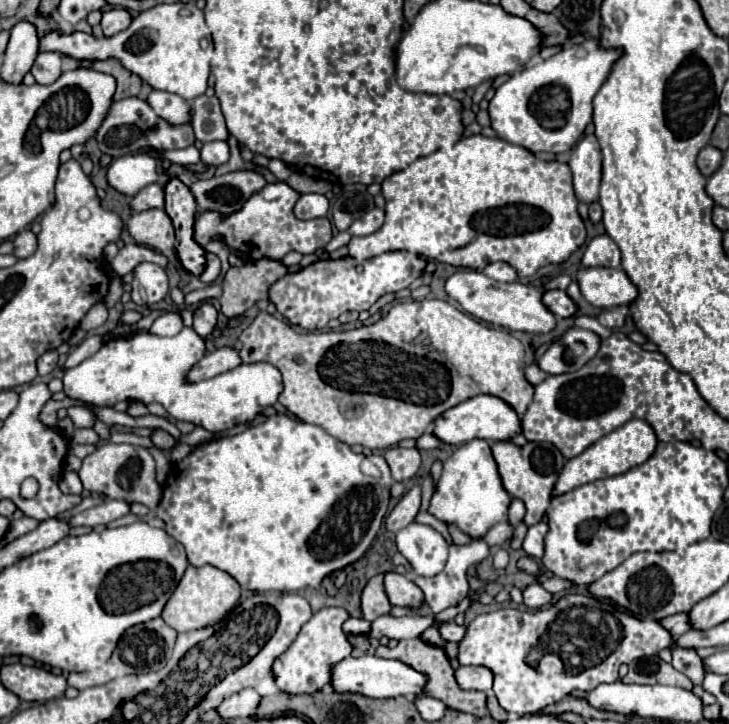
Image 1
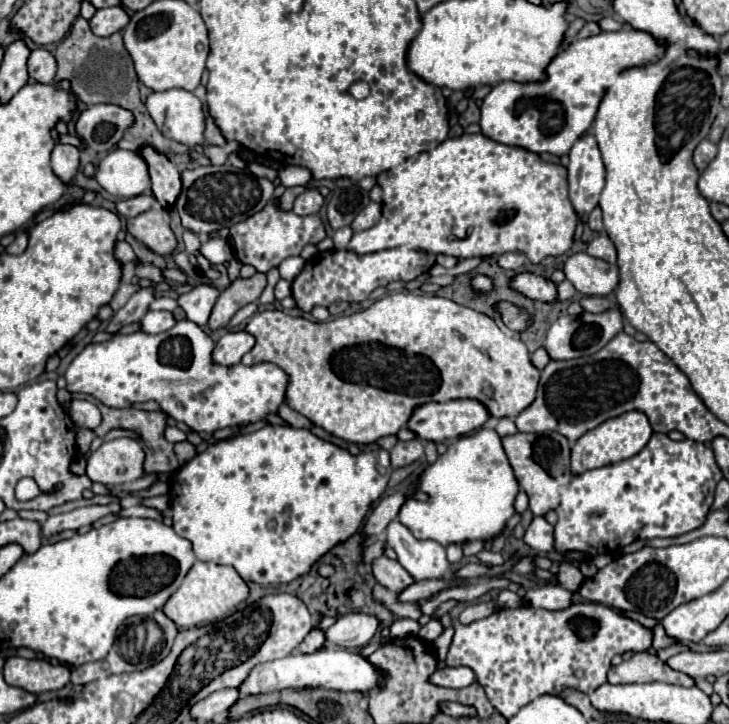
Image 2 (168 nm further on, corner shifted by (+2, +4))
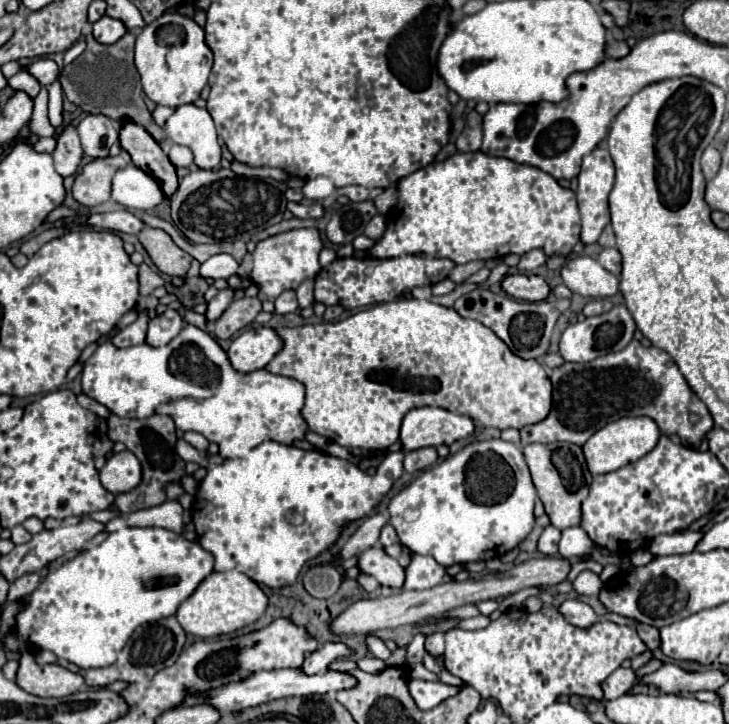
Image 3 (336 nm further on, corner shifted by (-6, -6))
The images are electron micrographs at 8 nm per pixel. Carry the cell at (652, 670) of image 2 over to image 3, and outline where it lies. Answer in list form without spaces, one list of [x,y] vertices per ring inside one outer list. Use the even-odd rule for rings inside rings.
[[[616,668],[604,682],[602,682],[602,692],[604,692],[604,700],[614,700],[622,694],[626,694],[632,684],[636,682],[634,670],[632,668]]]

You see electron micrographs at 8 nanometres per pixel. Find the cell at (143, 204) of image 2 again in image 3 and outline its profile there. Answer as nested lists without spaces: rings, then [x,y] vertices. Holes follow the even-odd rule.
[[[116,210],[108,214],[92,214],[88,218],[88,224],[96,230],[108,230],[108,232],[124,232],[124,234],[138,234],[144,228],[144,222],[134,216],[128,210]]]

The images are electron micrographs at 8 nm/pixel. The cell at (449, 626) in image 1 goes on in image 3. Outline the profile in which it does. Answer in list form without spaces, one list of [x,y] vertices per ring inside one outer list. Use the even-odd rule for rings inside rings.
[[[436,632],[426,638],[426,652],[430,656],[442,656],[444,654],[444,634]]]

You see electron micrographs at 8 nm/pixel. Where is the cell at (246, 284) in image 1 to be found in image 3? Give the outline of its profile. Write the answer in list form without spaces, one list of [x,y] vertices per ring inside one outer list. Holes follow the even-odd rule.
[[[238,298],[234,300],[224,314],[212,324],[212,332],[216,334],[216,338],[228,340],[230,336],[234,336],[238,330],[242,330],[244,326],[252,324],[256,314],[262,310],[262,302],[258,298]]]

